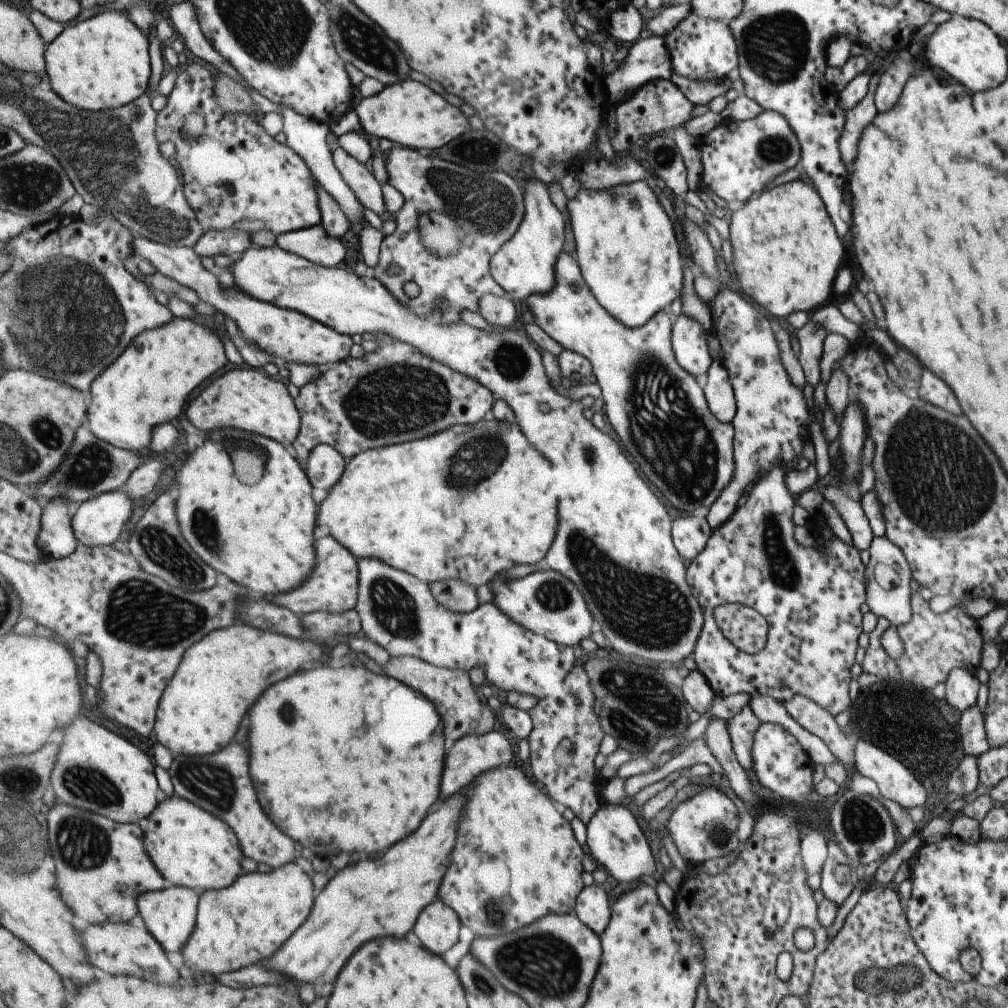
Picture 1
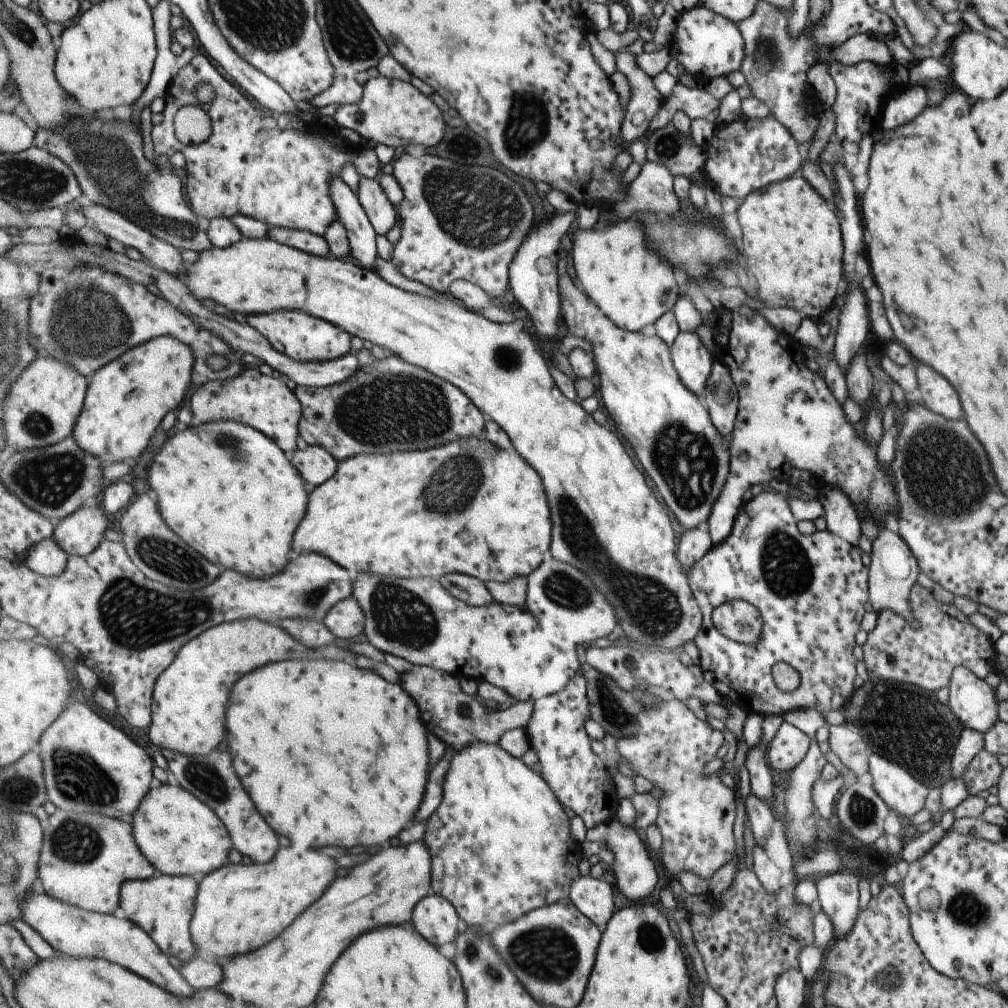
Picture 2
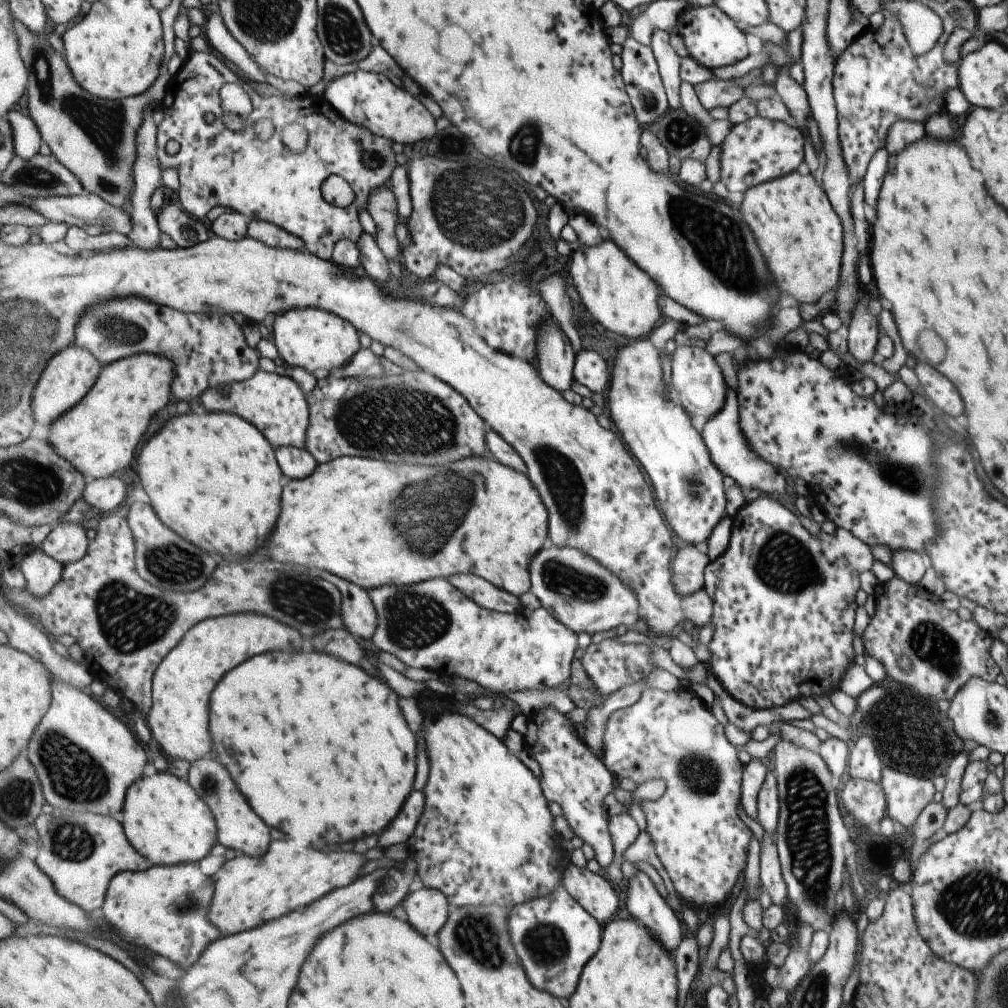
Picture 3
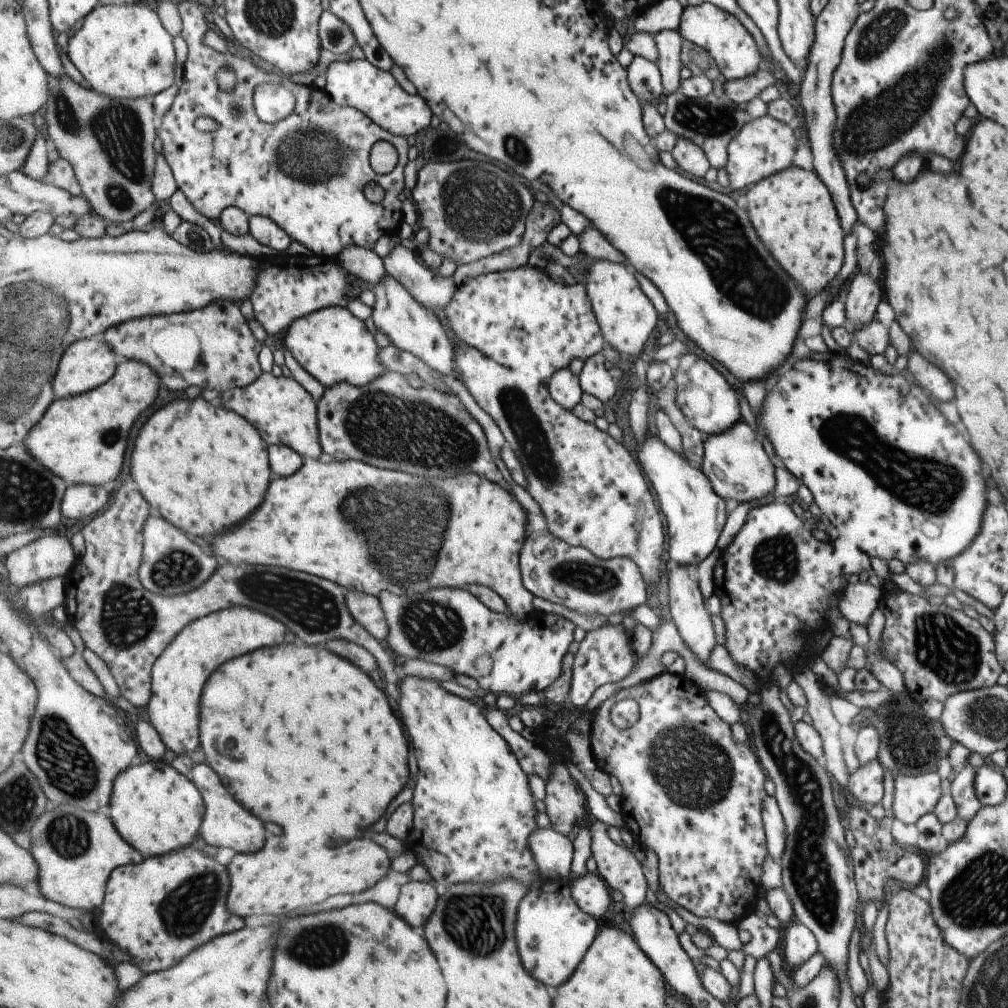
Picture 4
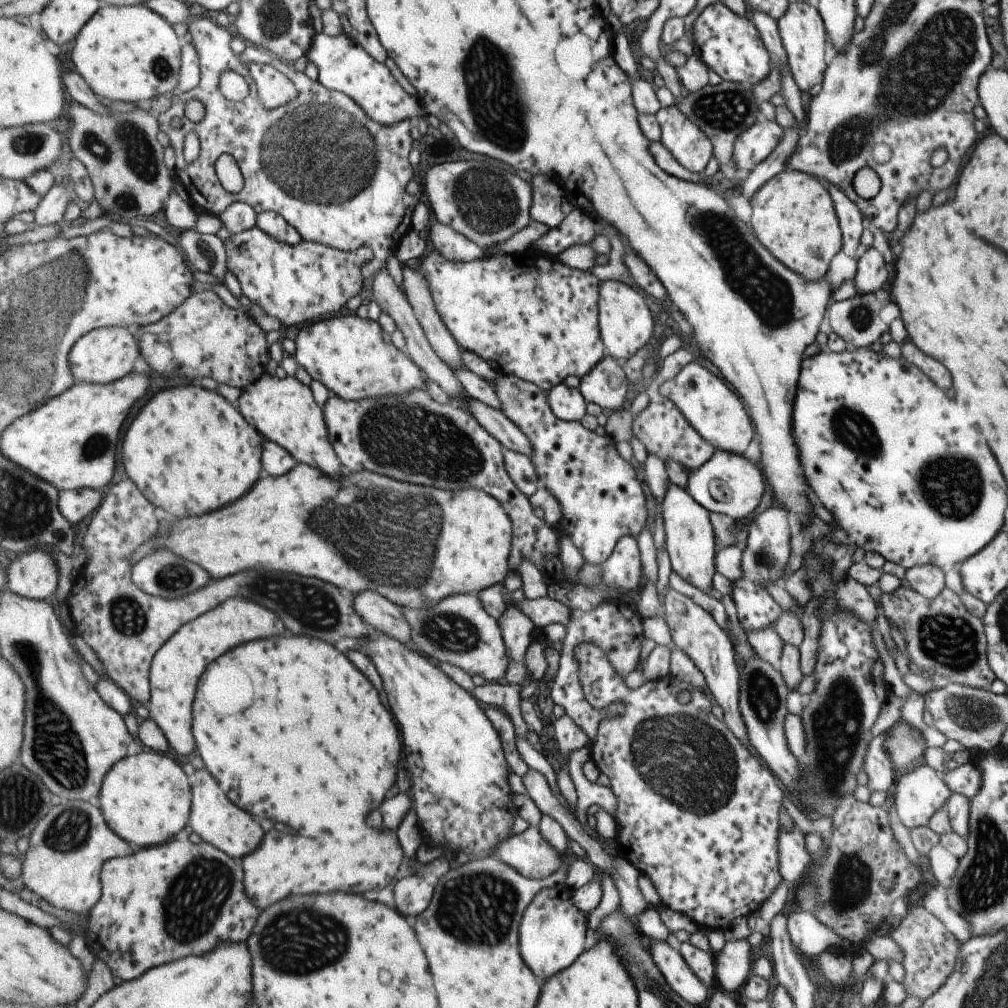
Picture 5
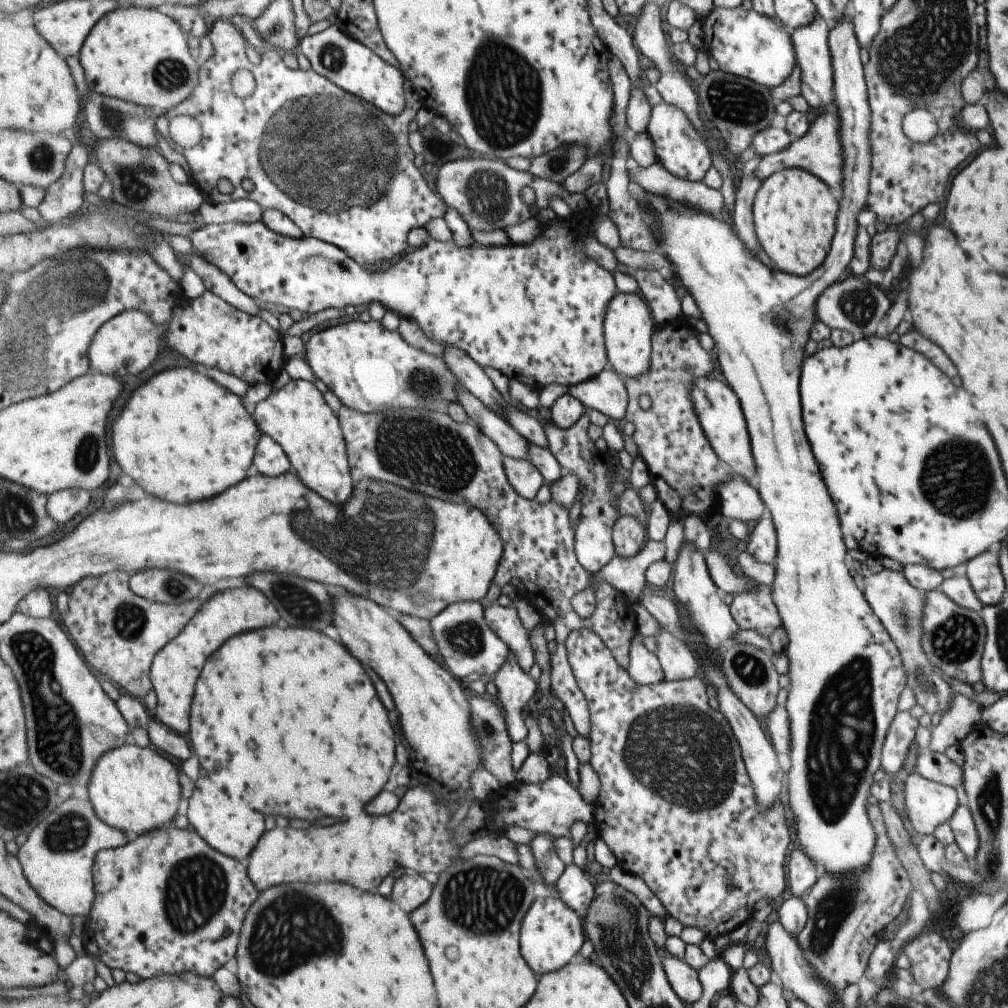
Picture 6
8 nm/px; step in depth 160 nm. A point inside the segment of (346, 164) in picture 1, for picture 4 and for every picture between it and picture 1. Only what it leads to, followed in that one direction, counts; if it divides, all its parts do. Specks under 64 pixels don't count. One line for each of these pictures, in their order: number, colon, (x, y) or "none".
2: (383, 215)
3: (382, 206)
4: (427, 286)

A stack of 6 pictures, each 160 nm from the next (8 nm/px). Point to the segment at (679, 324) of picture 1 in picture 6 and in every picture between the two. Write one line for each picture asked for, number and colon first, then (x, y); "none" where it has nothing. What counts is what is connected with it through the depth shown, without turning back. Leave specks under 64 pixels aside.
2: (694, 362)
3: (696, 378)
4: (708, 400)
5: (712, 407)
6: (719, 408)

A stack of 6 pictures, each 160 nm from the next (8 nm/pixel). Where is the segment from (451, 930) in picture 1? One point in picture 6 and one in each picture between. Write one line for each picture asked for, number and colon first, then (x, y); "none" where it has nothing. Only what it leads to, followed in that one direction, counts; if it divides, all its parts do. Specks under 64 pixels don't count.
2: (437, 919)
3: (429, 910)
4: (418, 901)
5: (414, 895)
6: (412, 891)

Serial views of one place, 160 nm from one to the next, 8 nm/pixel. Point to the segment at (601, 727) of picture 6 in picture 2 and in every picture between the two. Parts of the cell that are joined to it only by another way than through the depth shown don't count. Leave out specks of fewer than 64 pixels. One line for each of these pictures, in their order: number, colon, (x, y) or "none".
2: (697, 815)
3: (701, 841)
4: (693, 795)
5: (697, 814)

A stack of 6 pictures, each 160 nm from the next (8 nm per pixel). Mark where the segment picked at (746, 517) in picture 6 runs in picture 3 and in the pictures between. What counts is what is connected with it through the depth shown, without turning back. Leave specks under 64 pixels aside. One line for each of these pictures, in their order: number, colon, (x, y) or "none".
3: (722, 433)
4: (739, 467)
5: (729, 483)

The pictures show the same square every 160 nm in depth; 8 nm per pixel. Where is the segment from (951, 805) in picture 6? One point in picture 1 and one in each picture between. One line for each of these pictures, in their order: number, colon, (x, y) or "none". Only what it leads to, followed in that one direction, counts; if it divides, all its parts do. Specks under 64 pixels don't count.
1: (893, 782)
2: (901, 793)
3: (905, 795)
4: (913, 795)
5: (918, 793)

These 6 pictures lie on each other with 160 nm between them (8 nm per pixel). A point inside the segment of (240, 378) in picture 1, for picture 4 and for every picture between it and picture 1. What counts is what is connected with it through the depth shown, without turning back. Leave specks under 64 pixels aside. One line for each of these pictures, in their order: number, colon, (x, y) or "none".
2: (267, 404)
3: (273, 402)
4: (280, 407)

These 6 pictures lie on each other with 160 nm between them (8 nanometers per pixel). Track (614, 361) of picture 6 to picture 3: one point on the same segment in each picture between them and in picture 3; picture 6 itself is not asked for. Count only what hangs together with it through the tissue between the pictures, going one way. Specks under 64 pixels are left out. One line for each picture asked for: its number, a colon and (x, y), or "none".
3: (621, 297)
4: (627, 316)
5: (626, 322)

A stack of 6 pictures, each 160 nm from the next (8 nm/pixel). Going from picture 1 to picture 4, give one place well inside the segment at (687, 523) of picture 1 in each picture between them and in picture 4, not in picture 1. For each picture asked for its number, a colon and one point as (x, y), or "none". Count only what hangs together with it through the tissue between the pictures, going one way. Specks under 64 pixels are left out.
2: (695, 543)
3: (689, 566)
4: (688, 611)

